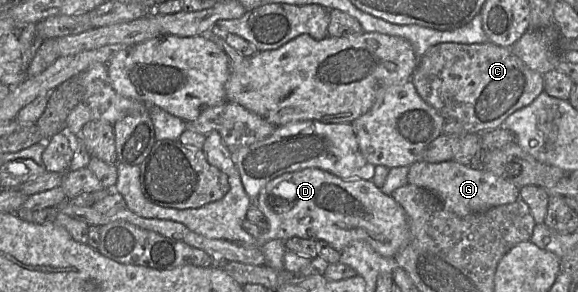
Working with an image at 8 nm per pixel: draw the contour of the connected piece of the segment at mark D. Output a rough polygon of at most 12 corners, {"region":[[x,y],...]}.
{"region":[[285,173],[255,204],[256,240],[298,237],[394,257],[405,212],[371,180]]}

